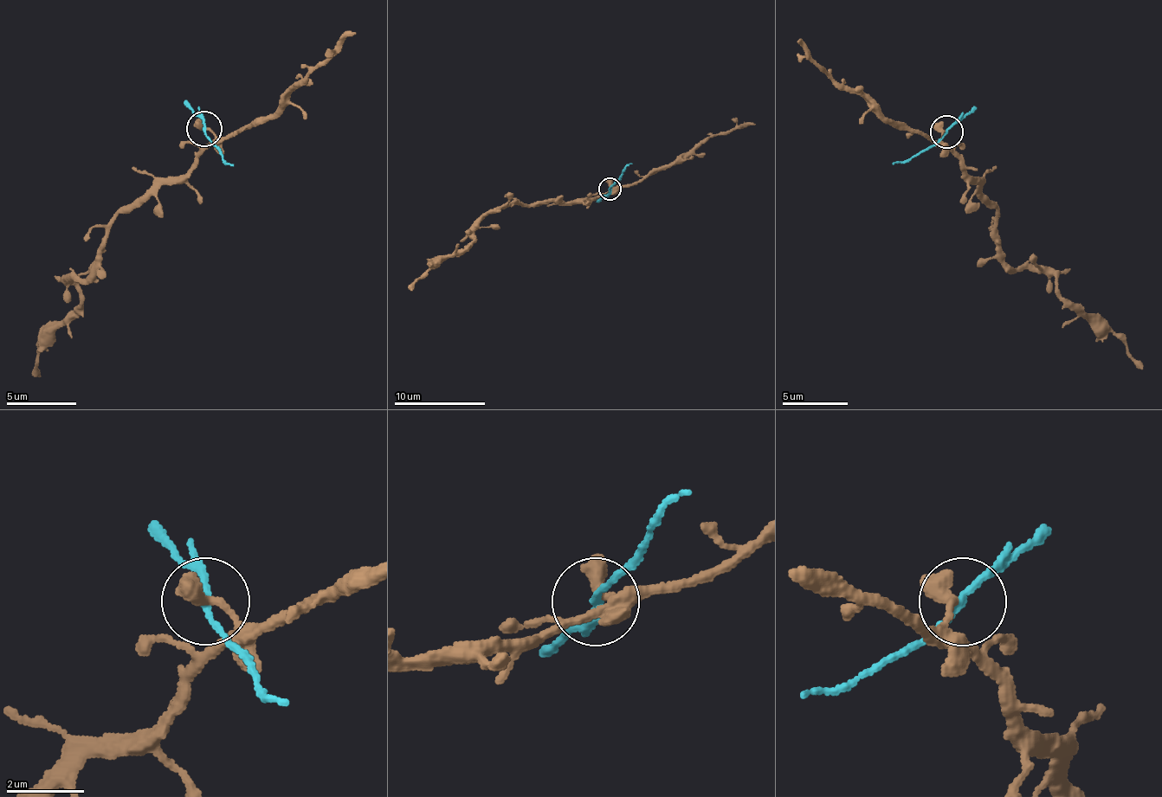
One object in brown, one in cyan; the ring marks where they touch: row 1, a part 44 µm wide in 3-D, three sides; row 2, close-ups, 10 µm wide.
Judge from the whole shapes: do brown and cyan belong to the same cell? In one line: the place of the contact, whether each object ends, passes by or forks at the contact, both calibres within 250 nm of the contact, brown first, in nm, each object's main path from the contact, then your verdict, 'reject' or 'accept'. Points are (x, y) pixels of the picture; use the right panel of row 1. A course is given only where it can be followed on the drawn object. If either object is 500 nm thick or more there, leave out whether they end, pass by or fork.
at (946, 131); brown ends there; cyan passes by; 440 nm thick on the brown side, 160 nm on the other; brown runs (945, 131), (941, 144), (968, 175), (980, 176), (1000, 259), (1052, 276), (1061, 293), (1114, 332), (1143, 368); cyan runs (947, 131), (910, 159), (892, 163); reject

